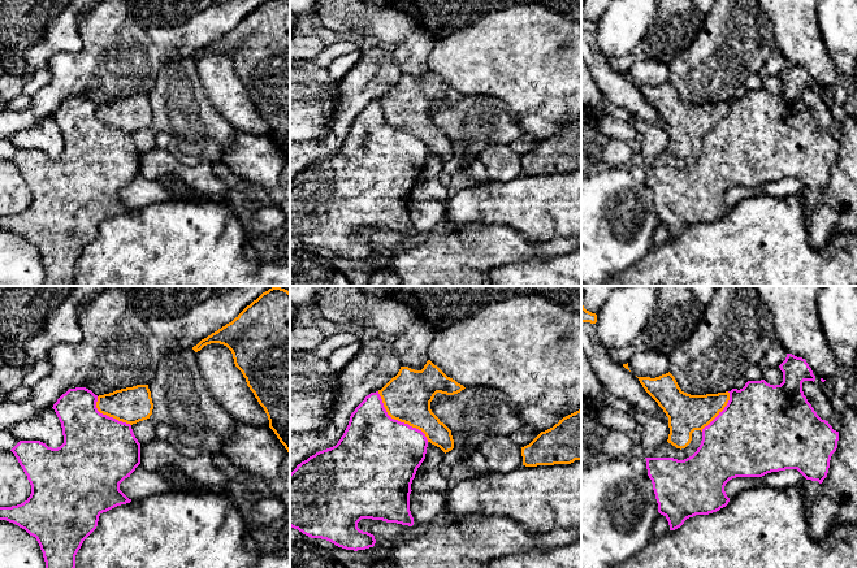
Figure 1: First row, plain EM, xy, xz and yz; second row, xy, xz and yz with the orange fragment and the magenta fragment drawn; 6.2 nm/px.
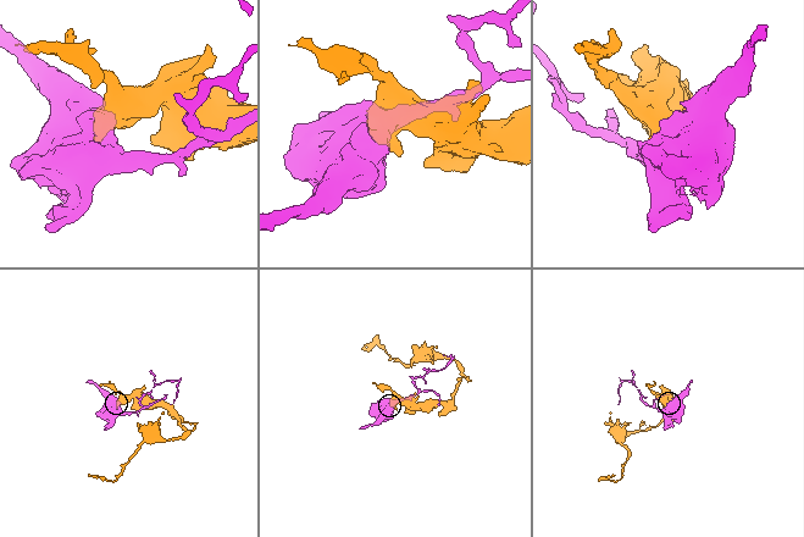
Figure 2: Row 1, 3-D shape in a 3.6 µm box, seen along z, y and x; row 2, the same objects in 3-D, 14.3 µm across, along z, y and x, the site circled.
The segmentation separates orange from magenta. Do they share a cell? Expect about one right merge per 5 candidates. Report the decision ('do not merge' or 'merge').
do not merge

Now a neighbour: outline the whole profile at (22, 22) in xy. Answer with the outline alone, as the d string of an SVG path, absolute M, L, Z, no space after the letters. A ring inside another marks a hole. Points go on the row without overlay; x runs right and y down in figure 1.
M0 0L0 48L22 53L40 40L47 23L60 14L70 0Z

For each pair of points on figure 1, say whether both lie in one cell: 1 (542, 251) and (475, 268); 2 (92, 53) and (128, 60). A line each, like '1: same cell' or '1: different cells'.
1: same cell
2: same cell

